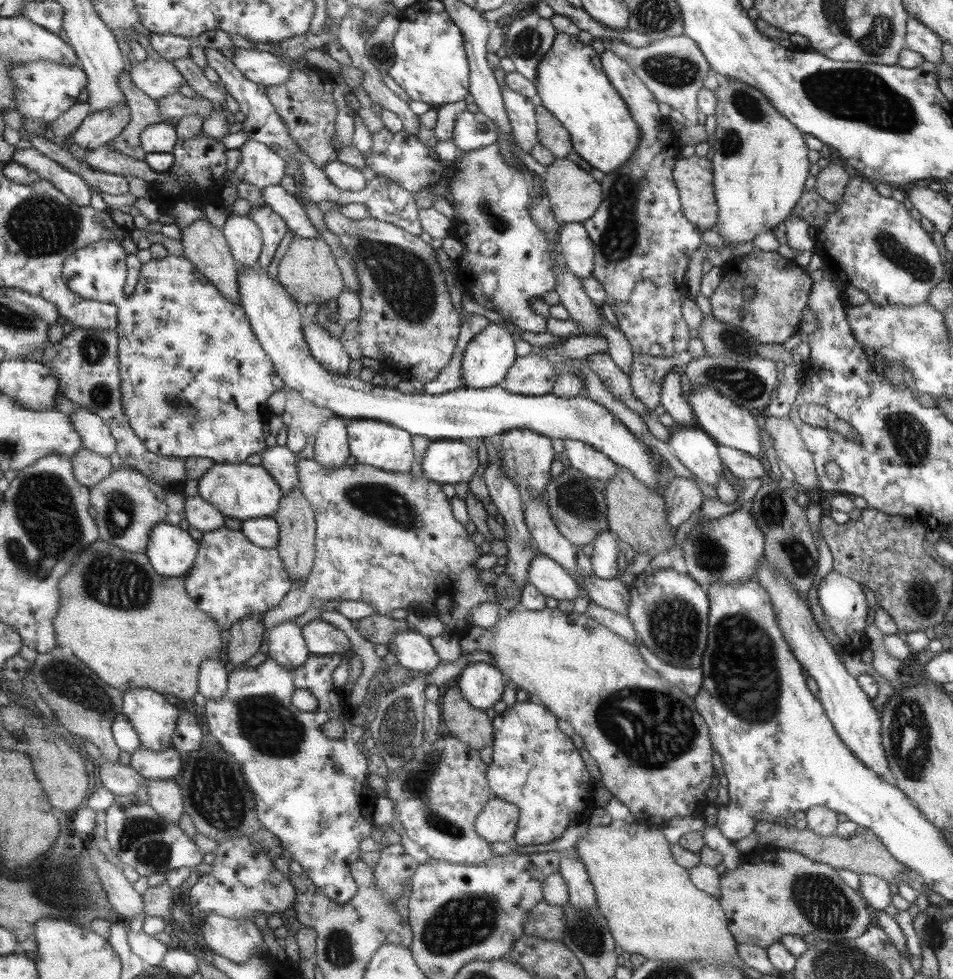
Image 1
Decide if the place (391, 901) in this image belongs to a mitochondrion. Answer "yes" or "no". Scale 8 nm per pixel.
no

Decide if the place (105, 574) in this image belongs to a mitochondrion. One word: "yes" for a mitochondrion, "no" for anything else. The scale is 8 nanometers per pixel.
yes

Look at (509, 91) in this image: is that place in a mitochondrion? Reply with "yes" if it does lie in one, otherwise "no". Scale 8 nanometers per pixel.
no

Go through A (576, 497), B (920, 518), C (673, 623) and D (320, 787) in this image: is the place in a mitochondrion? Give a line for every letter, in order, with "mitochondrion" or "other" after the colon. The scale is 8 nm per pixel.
A: mitochondrion
B: other
C: mitochondrion
D: other

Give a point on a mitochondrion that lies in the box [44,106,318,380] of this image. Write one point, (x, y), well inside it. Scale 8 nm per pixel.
(93, 348)

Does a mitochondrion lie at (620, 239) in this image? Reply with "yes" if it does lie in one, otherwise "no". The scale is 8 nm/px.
yes

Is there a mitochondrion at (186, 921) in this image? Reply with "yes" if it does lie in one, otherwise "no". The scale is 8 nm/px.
no

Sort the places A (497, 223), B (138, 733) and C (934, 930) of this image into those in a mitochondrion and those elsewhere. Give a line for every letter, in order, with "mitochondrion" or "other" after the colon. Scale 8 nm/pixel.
A: mitochondrion
B: other
C: other

